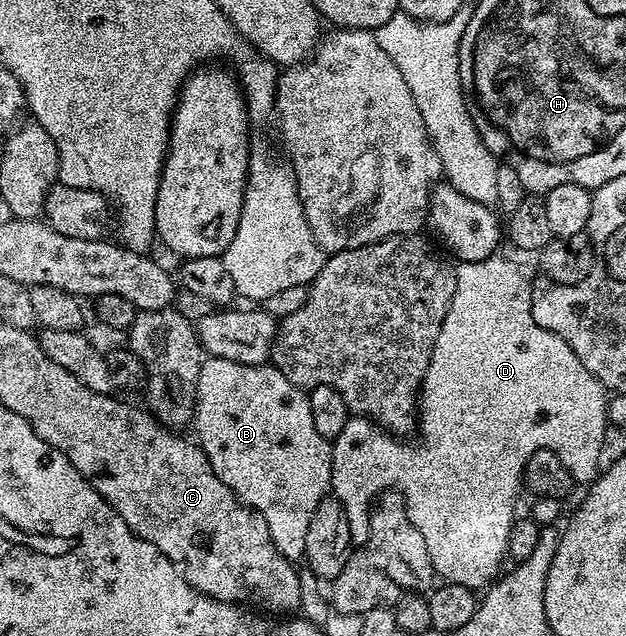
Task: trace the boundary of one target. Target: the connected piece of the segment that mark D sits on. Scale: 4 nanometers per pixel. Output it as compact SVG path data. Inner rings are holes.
M496 256L494 258L486 258L480 262L459 262L455 272L455 295L453 300L449 304L449 312L445 316L445 320L441 324L441 332L437 332L435 337L435 347L433 348L433 356L429 360L429 368L425 372L423 377L423 386L419 389L419 401L417 403L417 430L418 433L423 433L423 439L420 442L407 442L411 440L400 440L398 437L392 436L387 433L381 426L375 425L370 418L360 418L358 416L352 416L345 424L345 428L341 428L341 436L337 436L331 442L332 452L332 472L331 472L331 486L330 493L337 499L345 508L345 516L349 520L349 532L352 536L358 535L361 530L361 523L370 515L373 509L373 503L378 499L379 495L384 492L398 492L403 497L403 503L407 505L407 515L409 520L413 520L413 528L417 528L417 532L421 532L422 538L425 539L425 548L429 548L429 560L433 564L436 575L443 582L452 582L453 584L461 584L465 588L476 592L483 592L488 589L500 577L499 562L503 557L507 555L507 545L509 544L509 528L515 523L516 515L512 514L491 514L491 498L495 502L507 502L510 498L515 498L521 491L523 486L523 469L525 464L529 460L529 456L533 456L533 452L538 450L551 450L561 460L561 464L565 464L565 468L569 468L572 479L579 484L590 484L599 477L601 471L597 464L597 456L601 452L601 444L603 443L603 437L607 431L609 425L607 420L607 404L609 401L608 391L599 383L598 380L589 372L589 368L585 368L585 364L581 364L581 360L577 360L577 356L573 352L573 348L569 348L569 344L565 344L565 340L561 340L561 336L557 336L553 332L549 332L545 328L541 328L537 324L537 320L533 320L533 312L531 311L531 282L529 278L526 278L517 267L511 262L506 262L502 256Z

